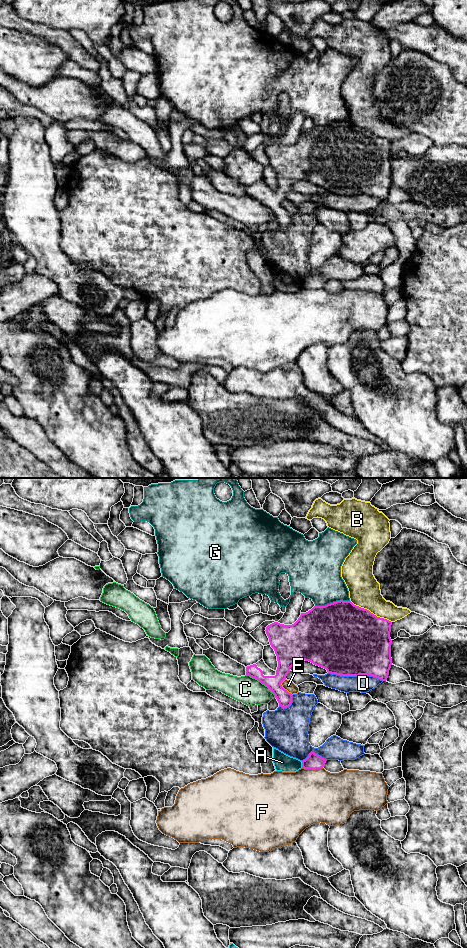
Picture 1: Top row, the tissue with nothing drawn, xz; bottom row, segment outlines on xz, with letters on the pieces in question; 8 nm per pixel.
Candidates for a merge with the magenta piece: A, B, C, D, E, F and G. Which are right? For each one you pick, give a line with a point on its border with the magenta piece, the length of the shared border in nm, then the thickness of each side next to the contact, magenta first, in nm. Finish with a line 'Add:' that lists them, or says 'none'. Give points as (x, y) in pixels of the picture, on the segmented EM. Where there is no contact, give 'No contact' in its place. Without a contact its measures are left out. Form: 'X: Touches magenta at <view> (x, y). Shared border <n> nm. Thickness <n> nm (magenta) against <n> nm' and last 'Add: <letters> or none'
Add: none

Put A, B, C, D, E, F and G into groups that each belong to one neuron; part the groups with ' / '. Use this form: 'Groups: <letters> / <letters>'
Groups: A / B / C / D / E / F / G

